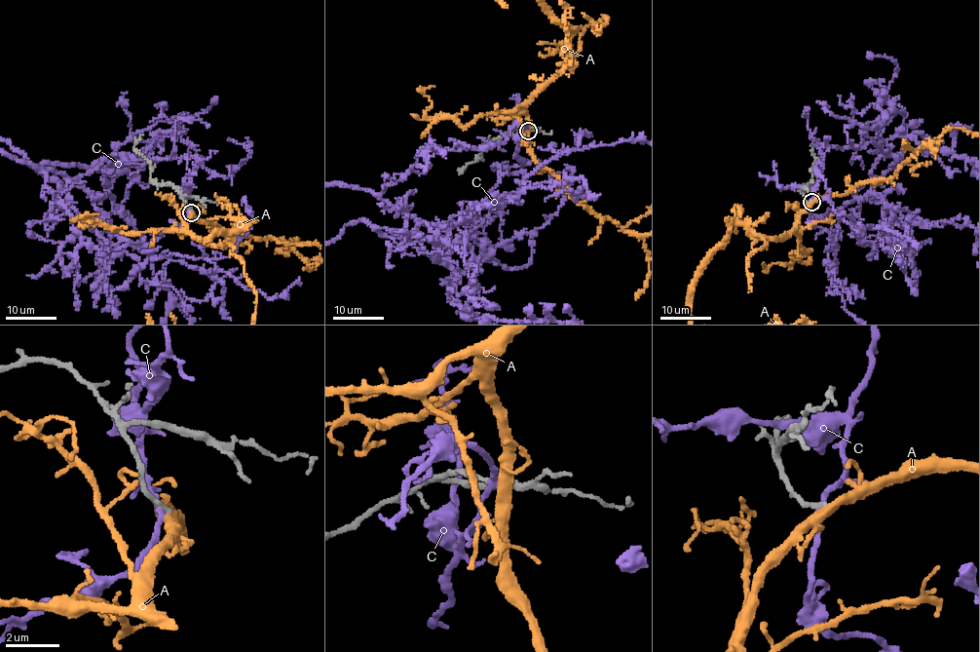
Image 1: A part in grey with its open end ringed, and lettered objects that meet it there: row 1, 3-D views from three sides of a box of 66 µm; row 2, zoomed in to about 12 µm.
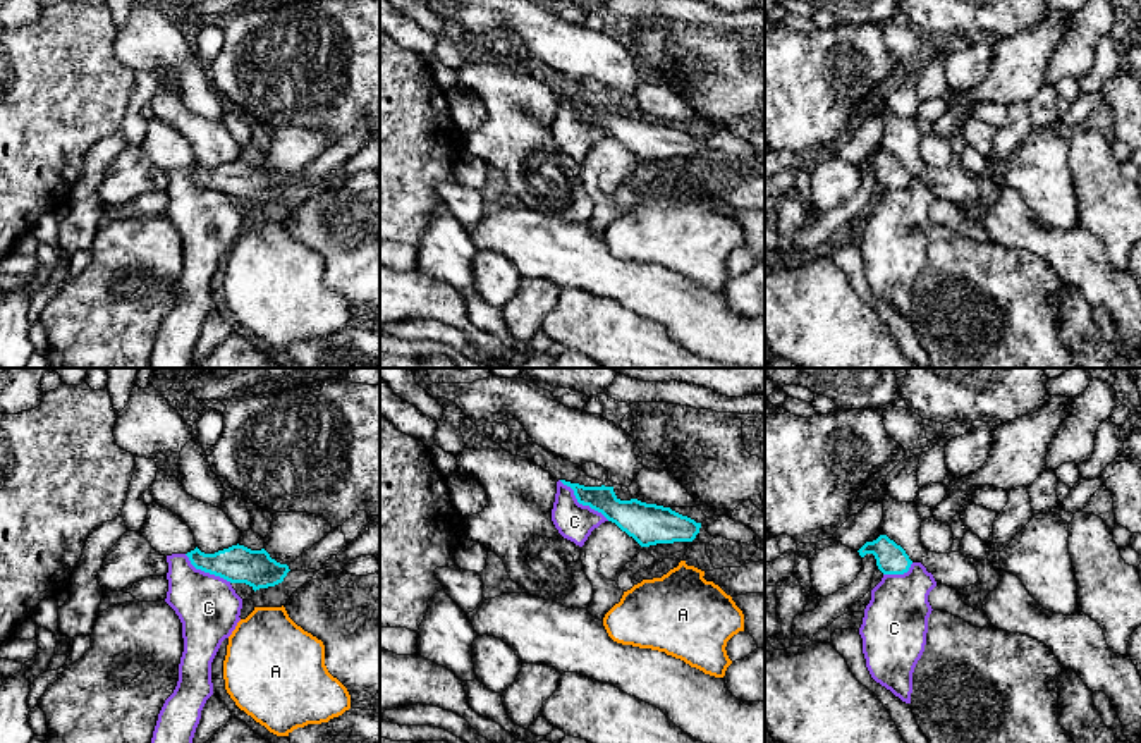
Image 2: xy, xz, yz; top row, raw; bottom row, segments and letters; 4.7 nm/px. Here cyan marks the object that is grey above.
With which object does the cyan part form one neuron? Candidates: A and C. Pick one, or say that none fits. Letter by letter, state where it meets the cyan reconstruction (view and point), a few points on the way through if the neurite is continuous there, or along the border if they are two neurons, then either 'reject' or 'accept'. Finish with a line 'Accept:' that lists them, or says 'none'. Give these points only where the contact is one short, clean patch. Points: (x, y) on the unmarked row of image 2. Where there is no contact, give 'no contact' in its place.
A: no contact; reject
C: meets cyan in xz at (581, 117); border along xz (559, 95), (573, 105), (579, 117), (600, 126), (609, 135); reject
Accept: none

